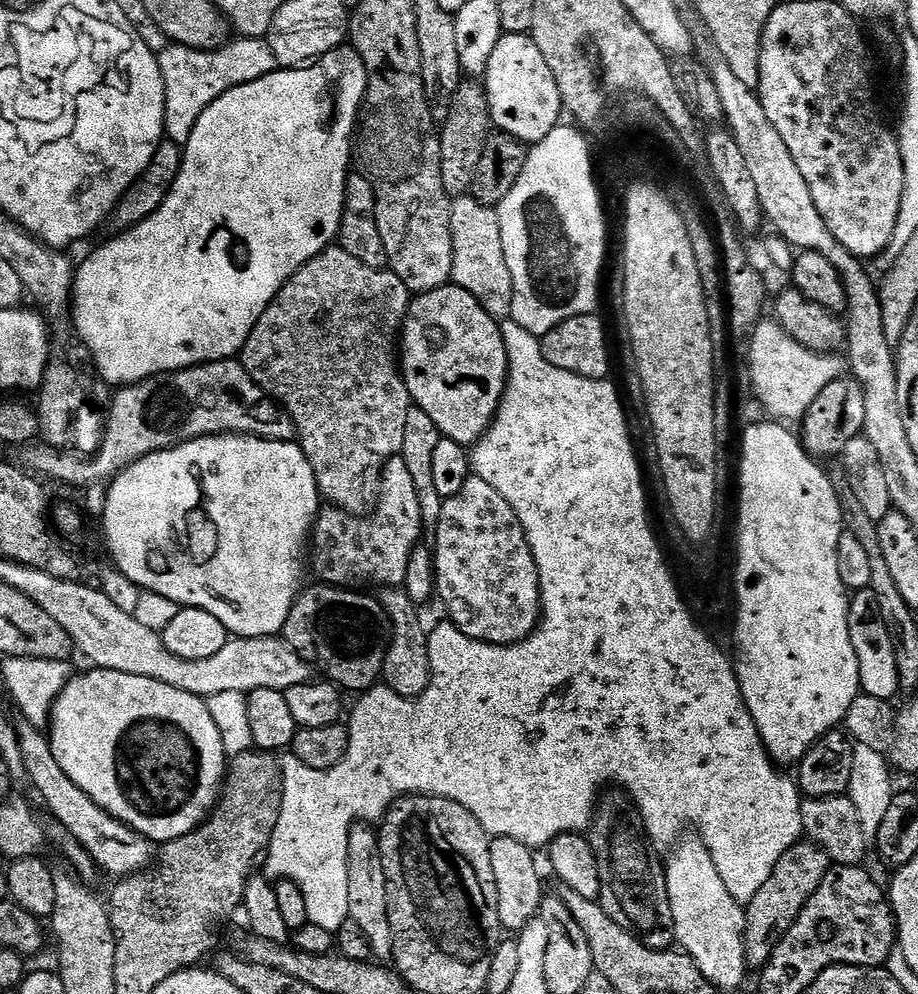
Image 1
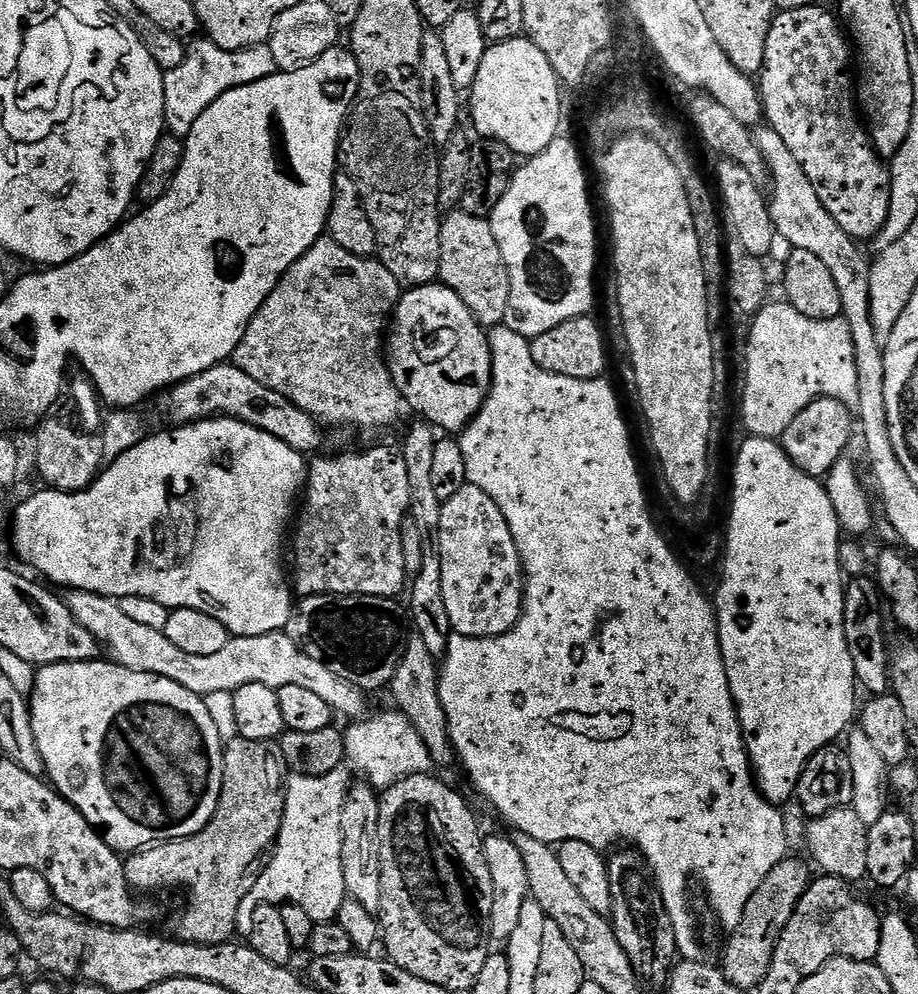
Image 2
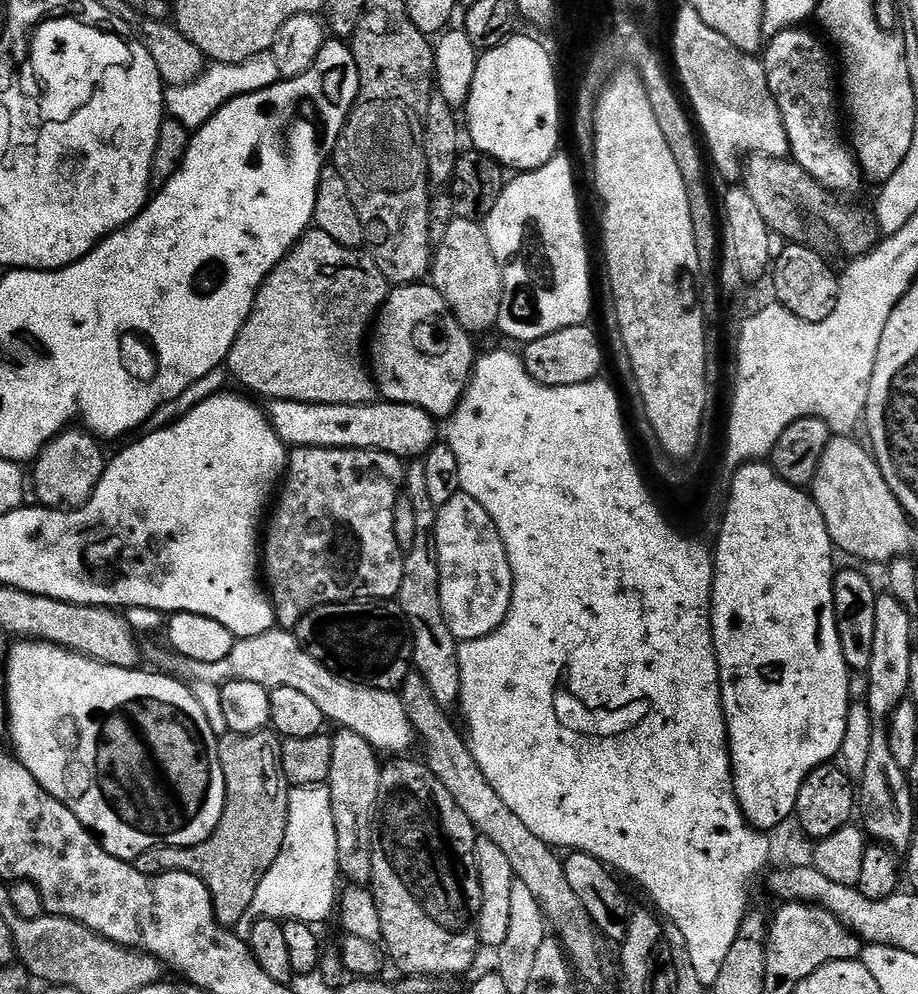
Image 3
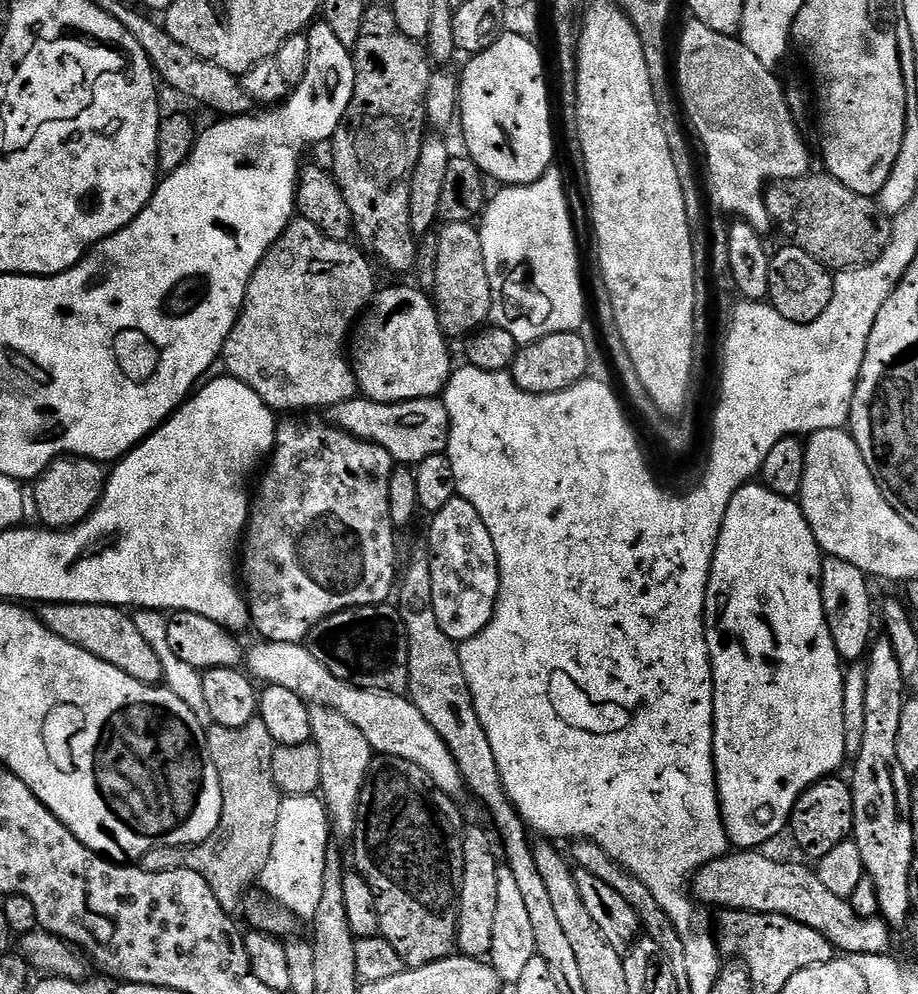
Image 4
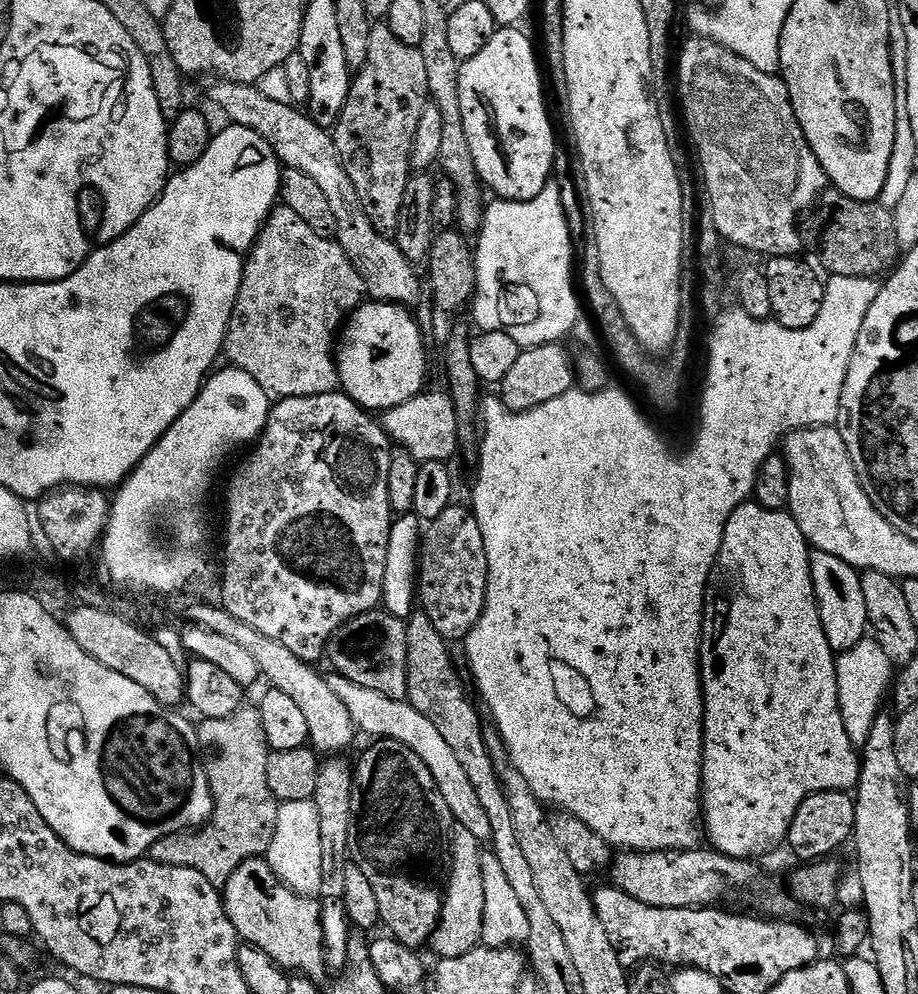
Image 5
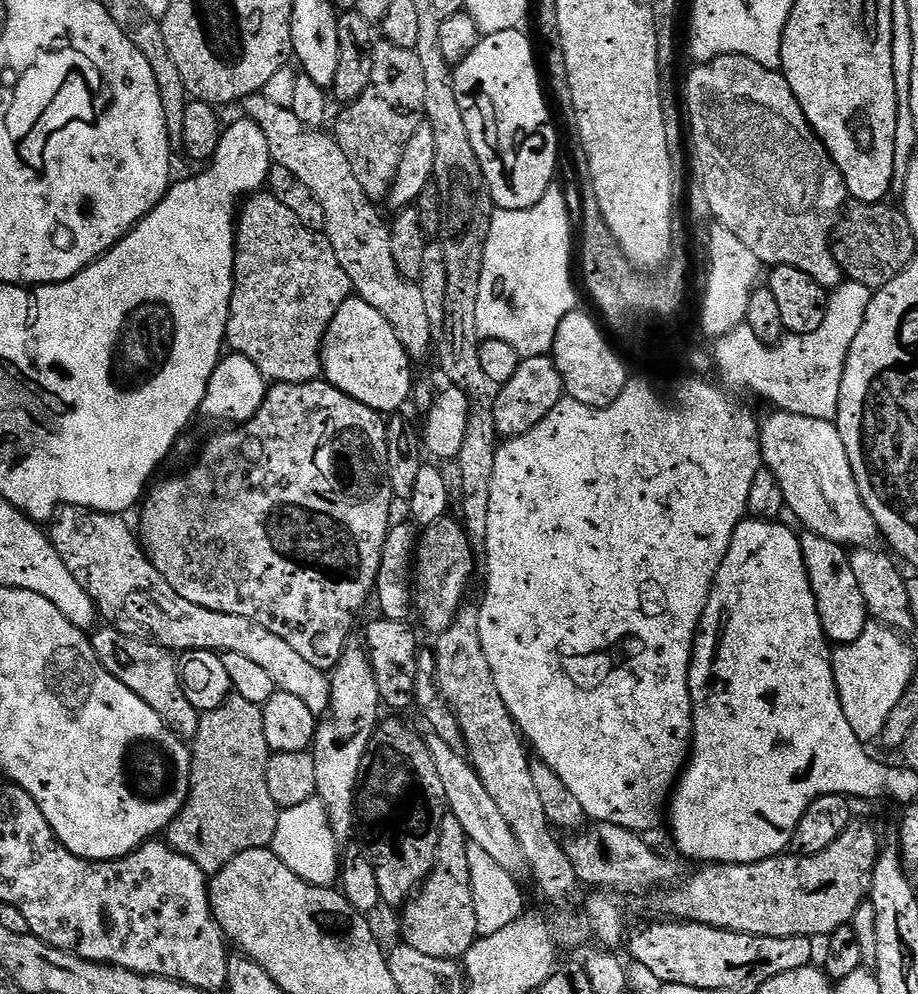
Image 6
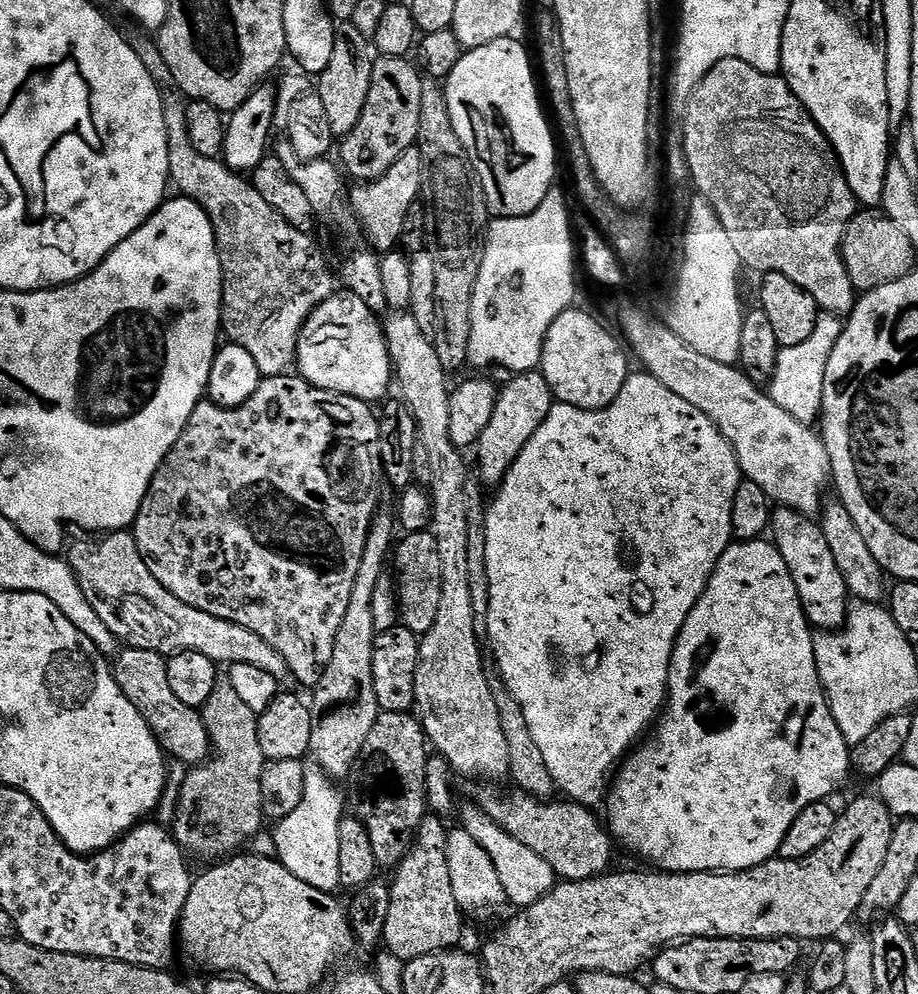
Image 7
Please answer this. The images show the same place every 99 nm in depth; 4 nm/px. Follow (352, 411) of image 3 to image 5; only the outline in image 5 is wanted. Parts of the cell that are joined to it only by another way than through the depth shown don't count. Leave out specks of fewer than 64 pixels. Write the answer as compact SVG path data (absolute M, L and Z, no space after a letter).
M425 390L420 395L402 402L402 406L388 409L383 413L382 423L389 440L405 448L413 458L420 461L421 465L451 461L456 447L462 443L456 407L447 391Z

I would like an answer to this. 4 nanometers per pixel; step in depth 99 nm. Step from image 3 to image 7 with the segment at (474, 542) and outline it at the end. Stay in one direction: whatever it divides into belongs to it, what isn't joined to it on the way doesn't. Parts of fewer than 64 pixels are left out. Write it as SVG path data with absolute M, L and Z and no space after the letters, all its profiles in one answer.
M430 530L410 532L403 538L405 540L401 539L394 548L394 579L396 598L400 601L400 624L422 638L428 633L430 626L434 626L434 620L438 618L438 606L442 603L442 558L438 556L438 542Z

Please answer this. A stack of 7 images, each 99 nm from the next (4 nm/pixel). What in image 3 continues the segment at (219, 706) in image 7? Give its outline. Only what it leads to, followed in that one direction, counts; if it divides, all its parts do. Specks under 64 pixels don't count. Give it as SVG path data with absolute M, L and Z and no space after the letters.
M228 732L227 734L221 735L219 737L218 743L220 749L218 750L218 758L220 759L219 771L224 775L224 813L222 818L218 822L218 826L212 831L212 837L207 840L206 843L201 844L191 850L180 850L175 853L176 860L178 863L179 871L182 872L192 872L195 876L200 878L200 881L204 883L208 888L208 893L212 895L212 908L216 912L216 922L217 924L222 924L225 926L233 926L245 915L249 915L252 899L254 898L254 890L256 889L256 881L263 877L264 872L272 867L272 862L274 858L280 853L280 841L282 839L281 829L278 827L278 820L276 824L275 816L276 812L272 809L272 798L268 794L268 786L266 784L266 754L268 752L268 744L264 741L265 737L263 735L257 734L254 736L243 736L242 734L234 734L233 732Z

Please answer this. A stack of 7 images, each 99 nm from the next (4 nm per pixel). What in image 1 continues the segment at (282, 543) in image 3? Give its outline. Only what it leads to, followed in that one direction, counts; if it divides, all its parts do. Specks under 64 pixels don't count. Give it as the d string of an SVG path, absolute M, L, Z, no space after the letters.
M401 455L392 456L382 469L380 503L375 511L367 516L356 516L345 508L328 506L317 516L310 537L311 551L316 551L316 572L323 583L333 586L360 586L370 583L371 580L380 584L379 586L403 585L412 552L421 543L420 534L424 531L413 475Z

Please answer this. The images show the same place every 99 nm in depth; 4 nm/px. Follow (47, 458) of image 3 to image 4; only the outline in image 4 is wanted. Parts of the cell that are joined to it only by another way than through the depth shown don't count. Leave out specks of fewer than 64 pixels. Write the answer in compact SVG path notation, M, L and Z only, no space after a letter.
M65 454L59 460L53 460L34 484L39 523L53 530L63 530L71 528L73 524L81 524L103 496L105 479L105 465L87 460L84 456Z

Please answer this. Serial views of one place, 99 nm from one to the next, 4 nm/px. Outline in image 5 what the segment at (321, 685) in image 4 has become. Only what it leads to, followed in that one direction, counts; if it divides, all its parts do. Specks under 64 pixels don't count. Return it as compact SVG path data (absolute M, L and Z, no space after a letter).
M332 674L327 679L330 690L334 690L334 694L338 694L338 698L342 698L346 710L350 710L350 718L354 718L357 729L363 735L365 732L366 735L372 736L368 738L402 742L402 746L414 750L414 754L418 754L418 758L422 758L422 762L426 762L426 770L430 770L434 782L442 790L442 795L453 812L455 823L466 826L466 830L470 830L470 834L474 834L474 838L478 838L482 842L491 841L490 818L486 818L486 810L482 810L482 802L478 799L478 790L474 790L469 776L466 775L466 770L462 770L462 765L458 763L454 750L450 750L450 746L444 741L442 734L438 734L434 722L430 722L430 718L426 718L426 714L418 714L418 710L414 710L414 706L407 700L386 698L386 694L378 694L378 690L366 690L366 686L351 684L345 676Z

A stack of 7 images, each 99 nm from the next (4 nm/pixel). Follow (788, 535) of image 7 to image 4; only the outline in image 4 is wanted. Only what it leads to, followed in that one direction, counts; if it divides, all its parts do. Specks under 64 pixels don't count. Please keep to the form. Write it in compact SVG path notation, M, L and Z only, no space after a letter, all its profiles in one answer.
M825 559L822 570L822 602L830 634L834 638L834 646L838 650L841 661L860 662L873 643L872 636L872 596L868 593L869 577L865 576L858 566L850 566L850 562Z

